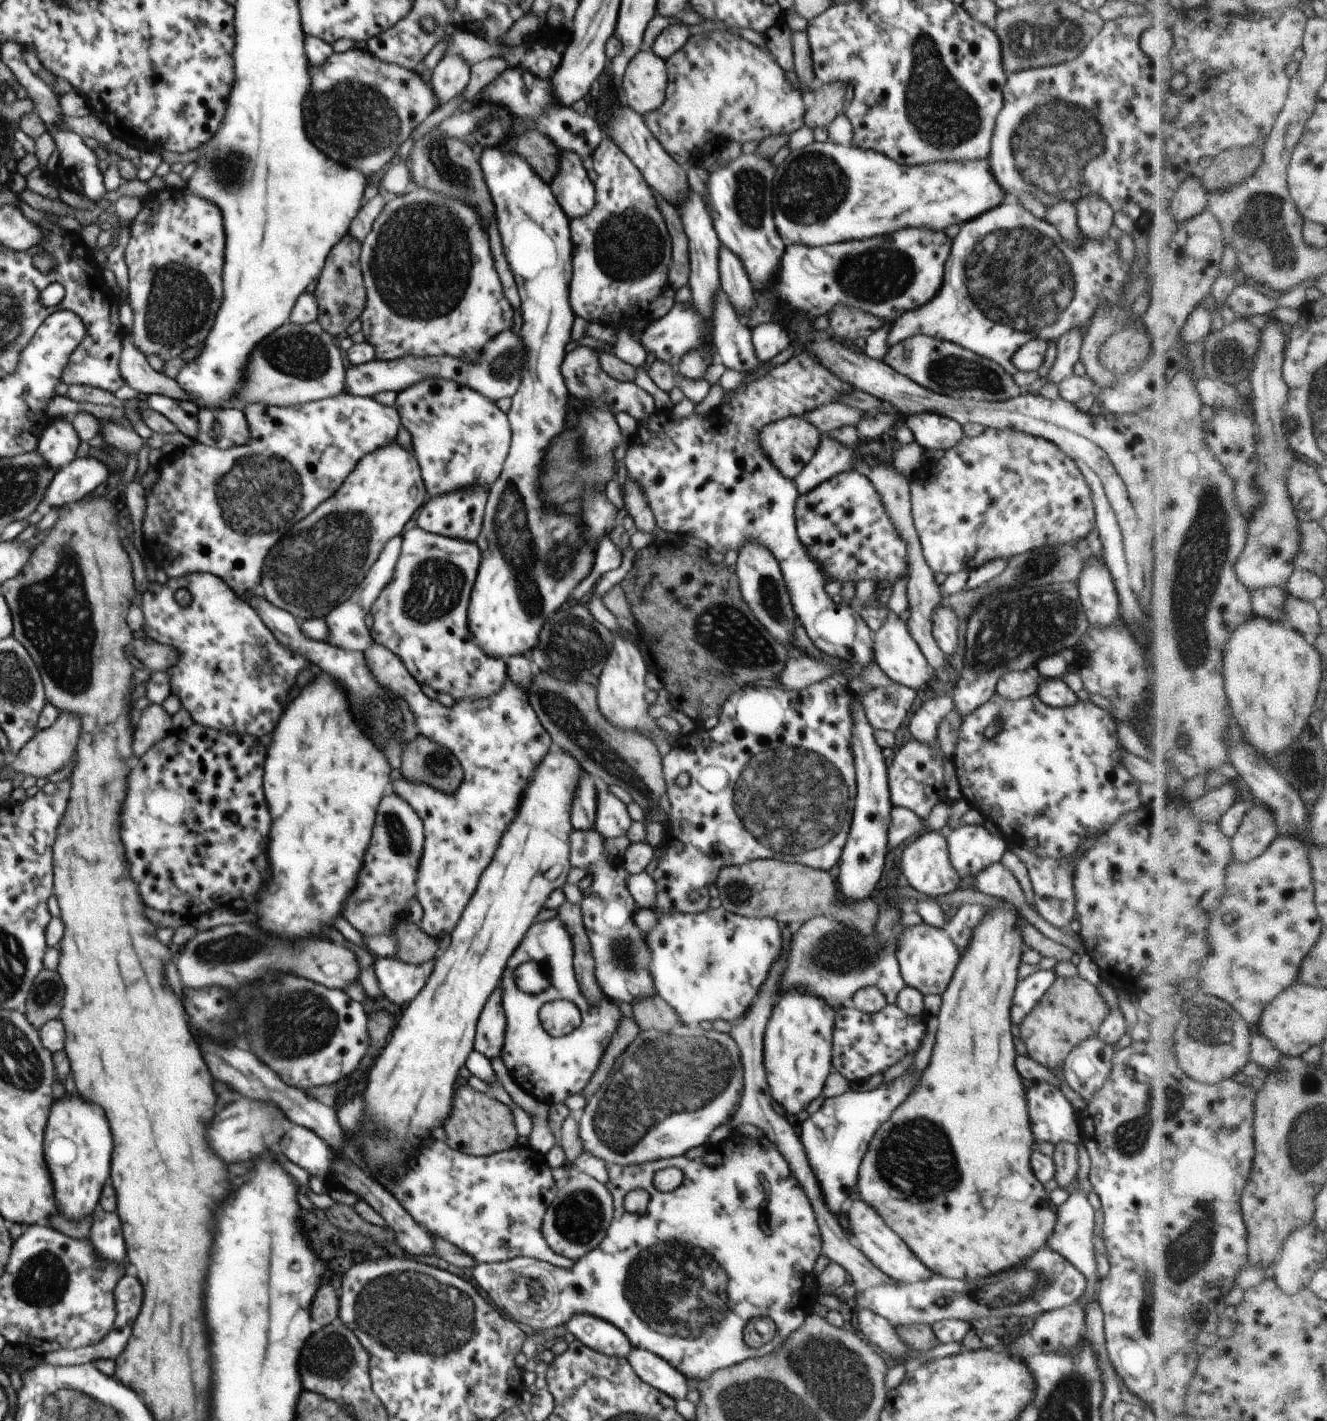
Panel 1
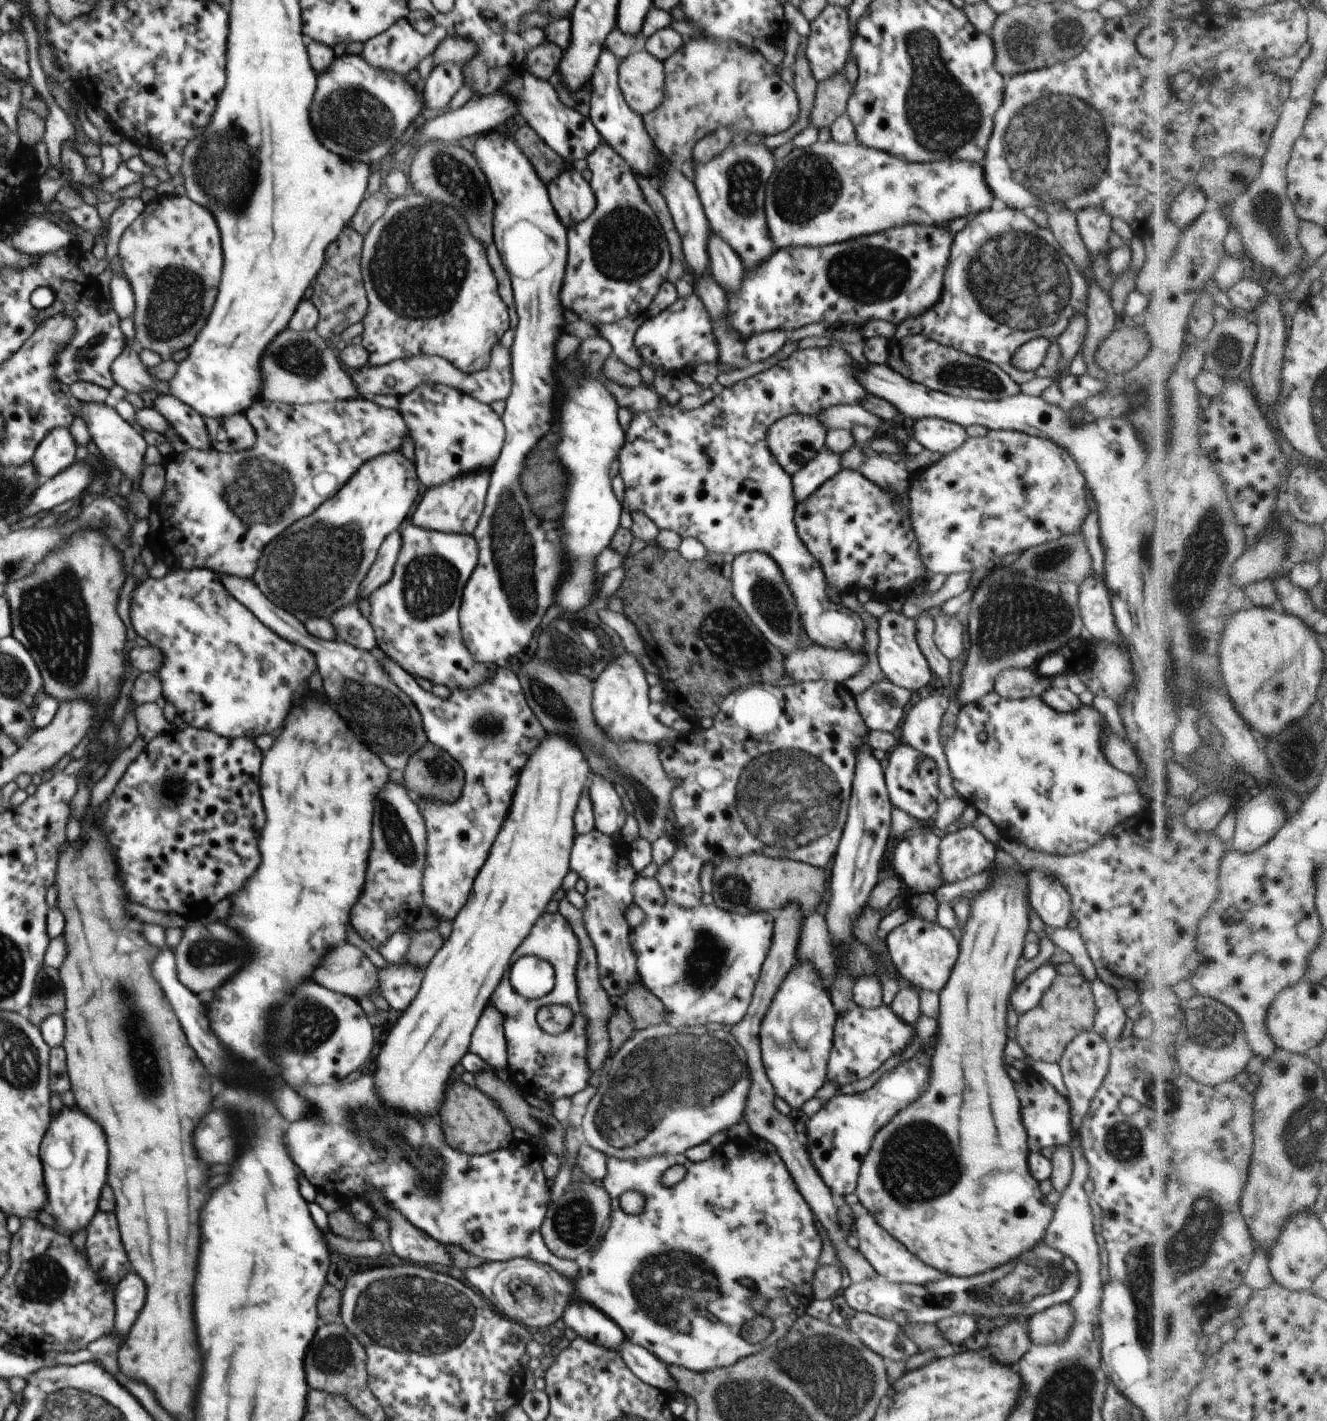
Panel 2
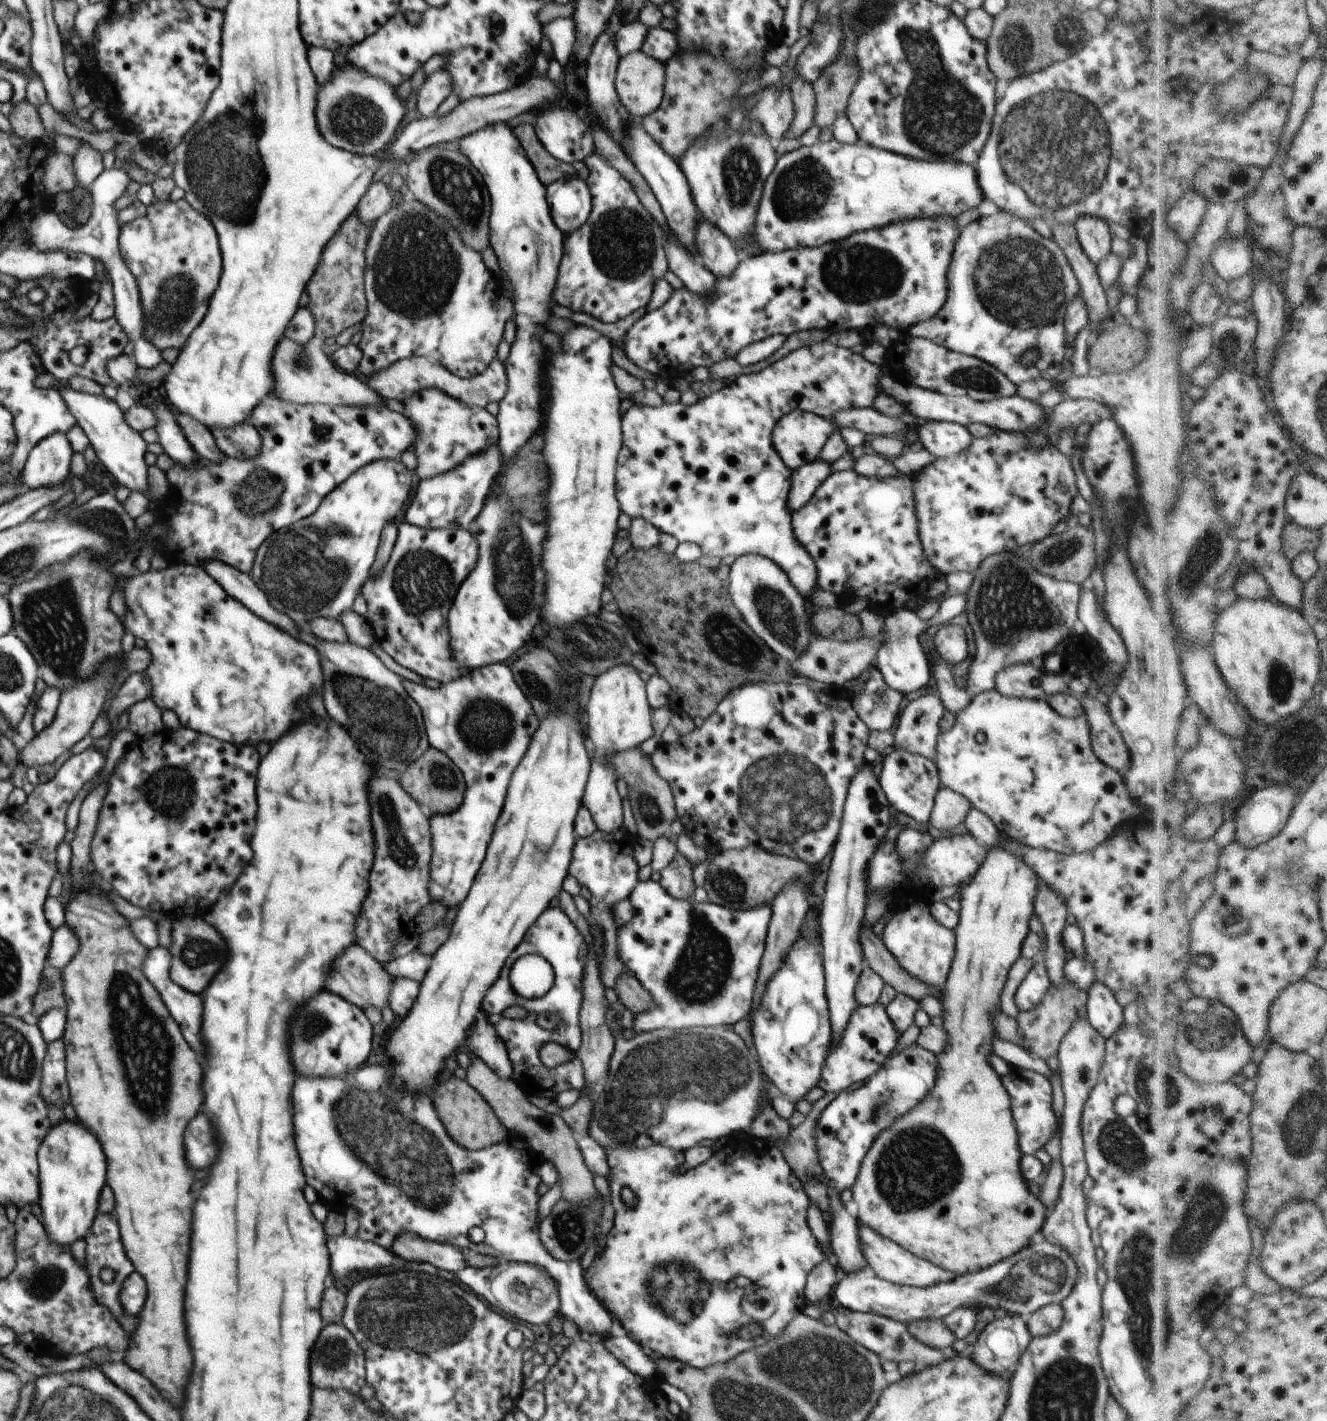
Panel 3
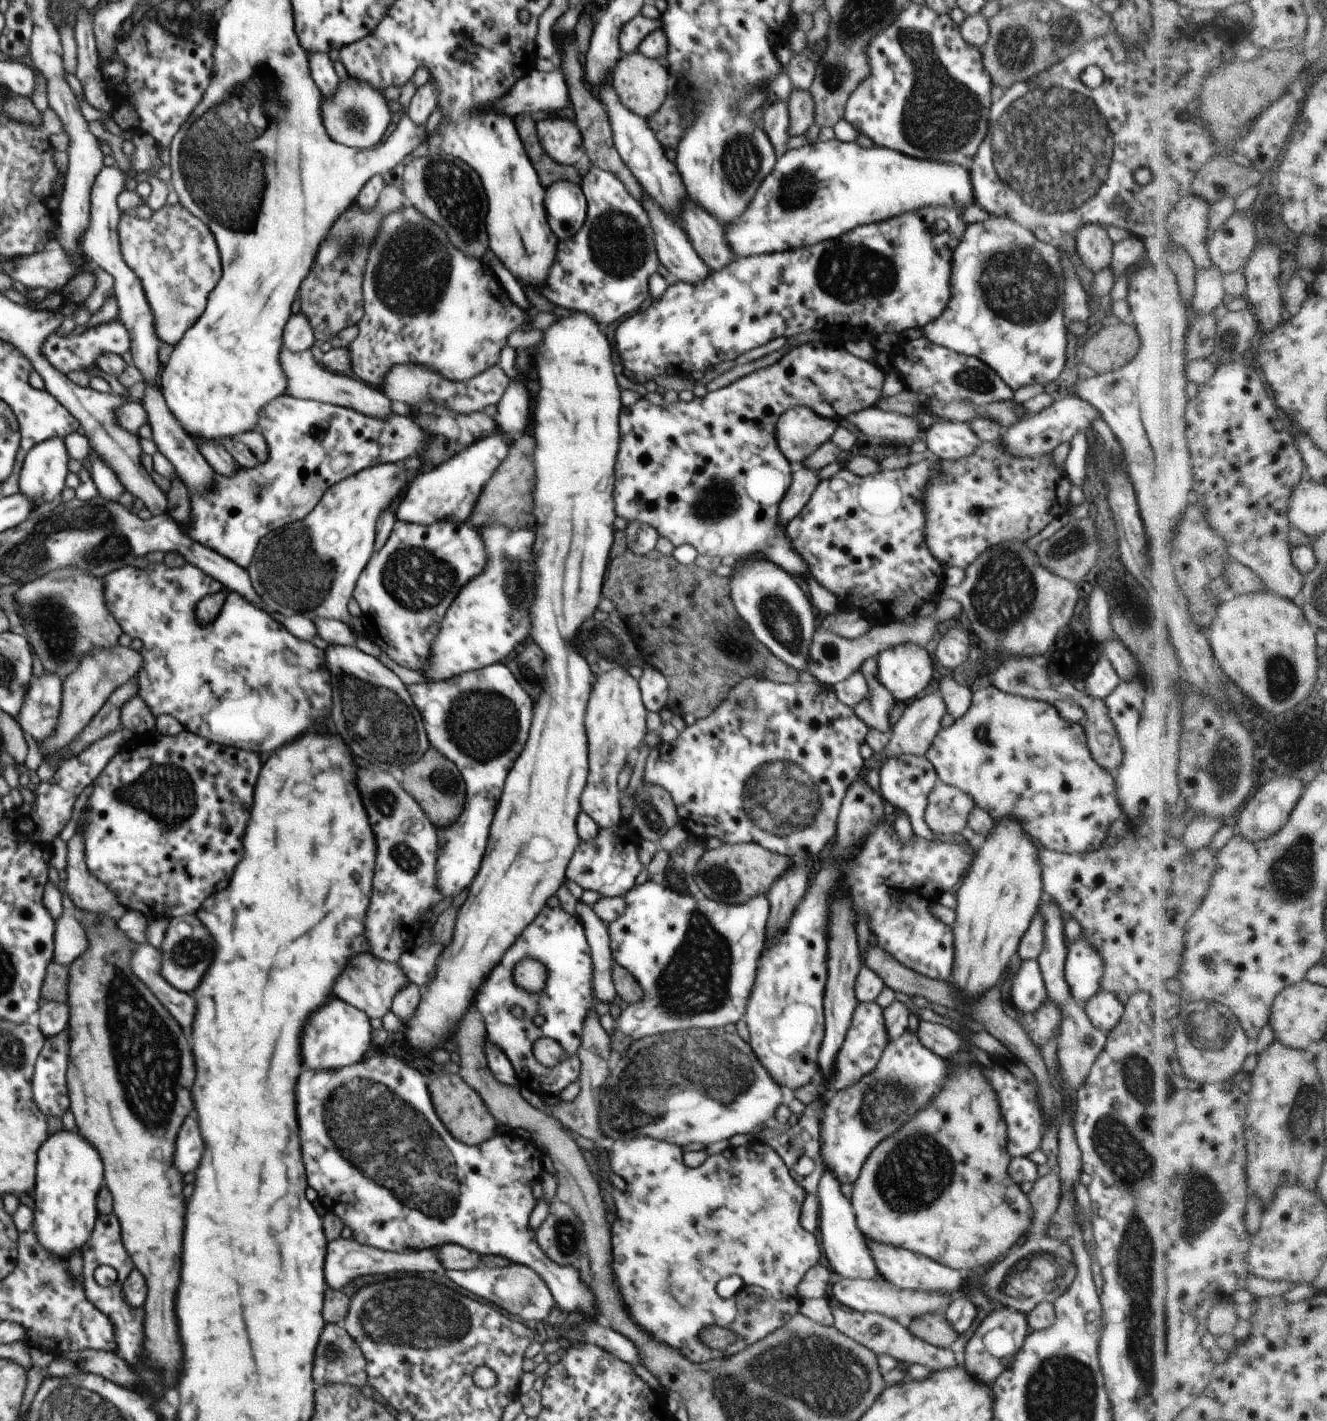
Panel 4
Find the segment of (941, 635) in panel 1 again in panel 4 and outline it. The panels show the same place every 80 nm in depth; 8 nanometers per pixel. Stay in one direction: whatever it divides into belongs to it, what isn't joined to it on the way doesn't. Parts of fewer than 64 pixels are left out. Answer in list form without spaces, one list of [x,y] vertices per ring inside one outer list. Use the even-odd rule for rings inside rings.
[[[950,627],[935,648],[936,662],[946,669],[954,669],[968,659],[969,648],[967,631]]]

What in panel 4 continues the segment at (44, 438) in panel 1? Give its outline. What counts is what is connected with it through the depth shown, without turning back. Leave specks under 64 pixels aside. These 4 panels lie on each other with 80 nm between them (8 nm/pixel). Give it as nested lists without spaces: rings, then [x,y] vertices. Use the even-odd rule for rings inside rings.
[[[62,437],[46,439],[28,451],[19,472],[19,490],[35,502],[35,510],[64,490],[69,459]]]

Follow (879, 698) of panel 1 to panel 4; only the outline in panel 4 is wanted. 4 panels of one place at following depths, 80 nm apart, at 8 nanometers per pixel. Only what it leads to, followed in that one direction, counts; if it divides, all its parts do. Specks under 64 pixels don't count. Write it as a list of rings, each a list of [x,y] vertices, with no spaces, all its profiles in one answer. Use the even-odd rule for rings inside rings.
[[[877,656],[864,661],[860,667],[868,685],[868,696],[856,705],[856,716],[873,729],[887,731],[890,734],[890,710],[894,708],[896,699],[894,695],[880,682],[877,669]]]

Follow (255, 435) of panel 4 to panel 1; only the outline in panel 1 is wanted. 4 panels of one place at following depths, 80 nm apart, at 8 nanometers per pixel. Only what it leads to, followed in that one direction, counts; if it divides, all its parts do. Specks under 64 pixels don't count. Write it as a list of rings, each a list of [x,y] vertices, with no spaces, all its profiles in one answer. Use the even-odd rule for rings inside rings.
[[[200,407],[197,417],[199,431],[196,442],[198,443],[225,449],[247,444],[249,441],[248,420],[240,408]]]

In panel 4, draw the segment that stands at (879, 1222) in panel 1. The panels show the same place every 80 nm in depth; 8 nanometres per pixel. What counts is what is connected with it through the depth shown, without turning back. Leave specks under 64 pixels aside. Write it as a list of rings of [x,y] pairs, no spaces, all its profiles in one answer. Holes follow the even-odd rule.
[[[867,1238],[867,1245],[878,1266],[879,1274],[900,1289],[923,1290],[923,1291],[946,1291],[956,1294],[962,1283],[965,1275],[956,1269],[940,1264],[938,1261],[932,1260],[924,1255],[916,1254],[911,1250],[895,1247],[891,1244],[881,1243],[874,1239]]]

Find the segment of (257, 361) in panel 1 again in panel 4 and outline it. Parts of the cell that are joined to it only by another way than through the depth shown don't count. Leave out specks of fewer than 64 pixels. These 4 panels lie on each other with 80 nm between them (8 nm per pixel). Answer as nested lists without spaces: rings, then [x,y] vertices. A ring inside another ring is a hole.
[[[283,346],[279,354],[279,361],[287,380],[285,394],[288,396],[295,399],[338,405],[361,412],[366,416],[382,418],[392,413],[391,400],[380,388],[327,369],[314,357],[311,348],[303,351],[293,351]]]

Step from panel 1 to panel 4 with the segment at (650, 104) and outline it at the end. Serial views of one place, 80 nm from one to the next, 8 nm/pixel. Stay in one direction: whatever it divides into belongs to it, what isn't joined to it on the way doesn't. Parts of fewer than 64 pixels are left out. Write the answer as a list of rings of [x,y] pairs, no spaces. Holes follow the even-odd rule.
[[[640,51],[622,54],[613,70],[611,81],[620,102],[644,119],[660,108],[672,84],[670,74],[662,61],[644,56]]]

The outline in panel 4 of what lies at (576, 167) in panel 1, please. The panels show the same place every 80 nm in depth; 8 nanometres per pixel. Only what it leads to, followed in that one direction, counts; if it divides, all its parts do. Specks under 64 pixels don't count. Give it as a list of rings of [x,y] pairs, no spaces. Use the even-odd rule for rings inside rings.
[[[554,181],[545,188],[544,204],[551,231],[564,240],[584,226],[587,217],[587,198],[581,183]]]

